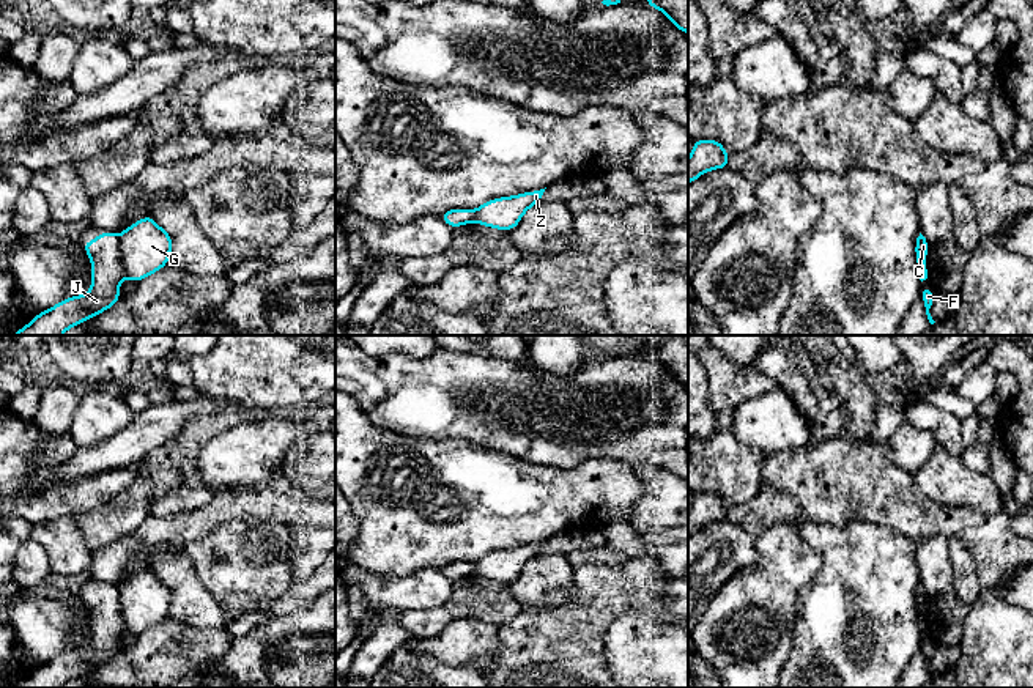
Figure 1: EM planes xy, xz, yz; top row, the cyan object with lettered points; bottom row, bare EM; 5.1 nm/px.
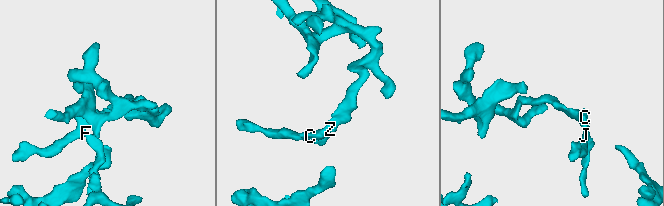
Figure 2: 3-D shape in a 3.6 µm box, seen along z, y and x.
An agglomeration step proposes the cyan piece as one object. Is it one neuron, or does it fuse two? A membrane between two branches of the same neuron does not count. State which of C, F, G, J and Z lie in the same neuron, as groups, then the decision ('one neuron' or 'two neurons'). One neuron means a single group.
groups C G Z / F J; two neurons

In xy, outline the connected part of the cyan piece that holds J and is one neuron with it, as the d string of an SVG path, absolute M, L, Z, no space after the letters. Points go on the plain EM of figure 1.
M101 584L98 592L82 595L91 611L93 634L85 649L72 649L36 668L13 688L61 688L66 682L110 661L123 649L118 639L126 631L121 617L120 589Z

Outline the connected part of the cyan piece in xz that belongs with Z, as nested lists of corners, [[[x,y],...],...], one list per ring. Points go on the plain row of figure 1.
[[[545,542],[493,551],[474,564],[474,575],[499,583],[513,583],[526,562],[537,557]]]

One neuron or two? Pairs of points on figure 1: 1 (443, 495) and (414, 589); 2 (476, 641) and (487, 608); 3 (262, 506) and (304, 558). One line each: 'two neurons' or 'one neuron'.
1: two neurons
2: two neurons
3: two neurons

